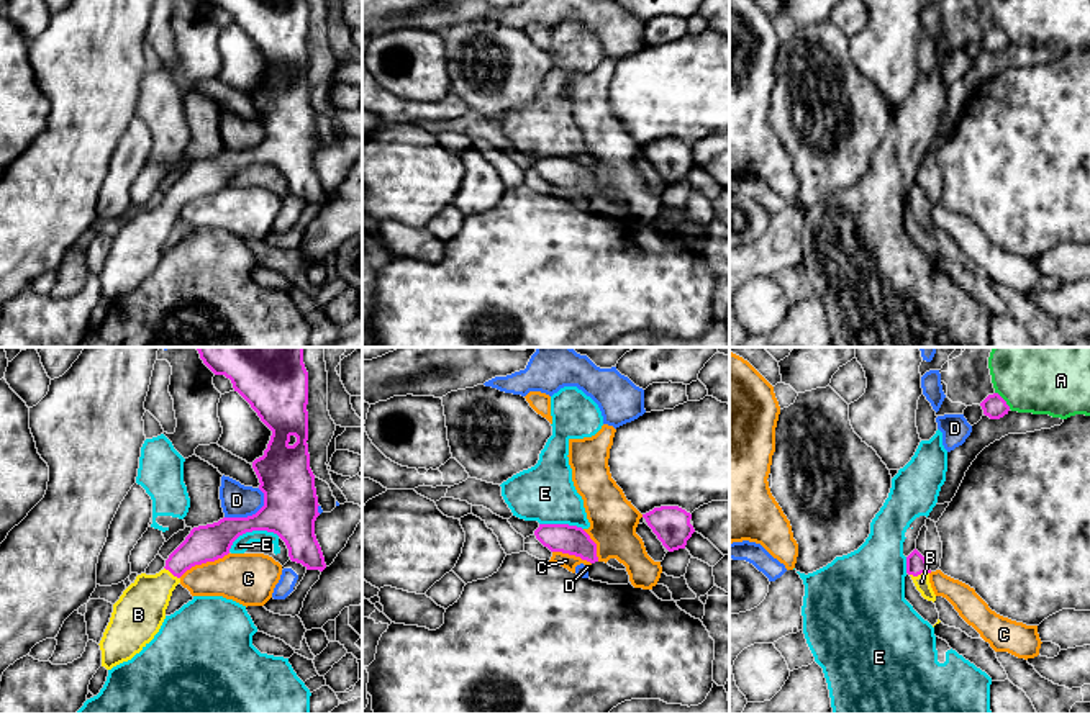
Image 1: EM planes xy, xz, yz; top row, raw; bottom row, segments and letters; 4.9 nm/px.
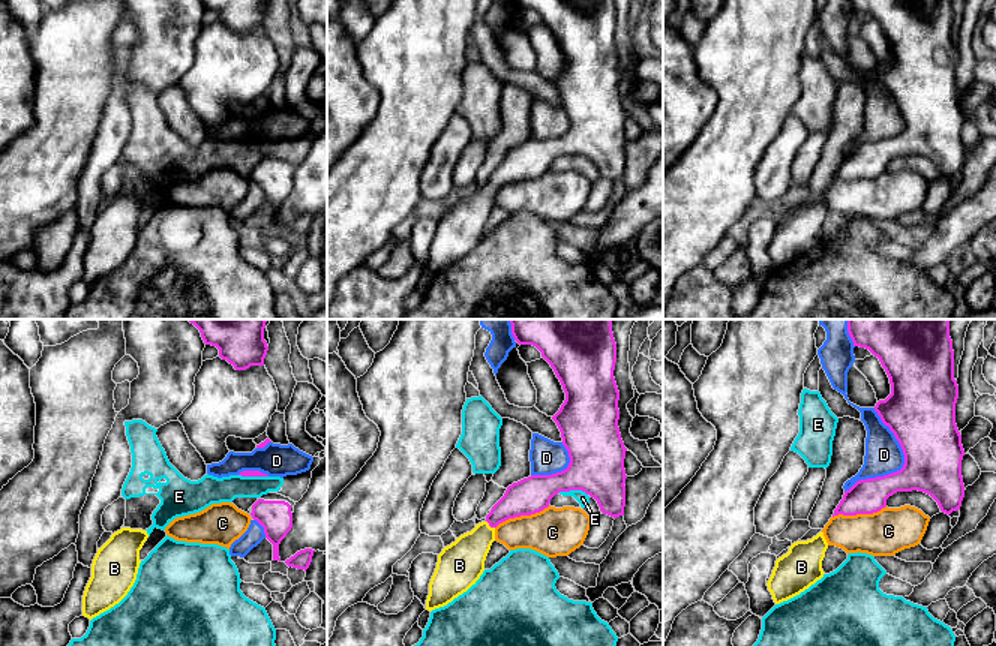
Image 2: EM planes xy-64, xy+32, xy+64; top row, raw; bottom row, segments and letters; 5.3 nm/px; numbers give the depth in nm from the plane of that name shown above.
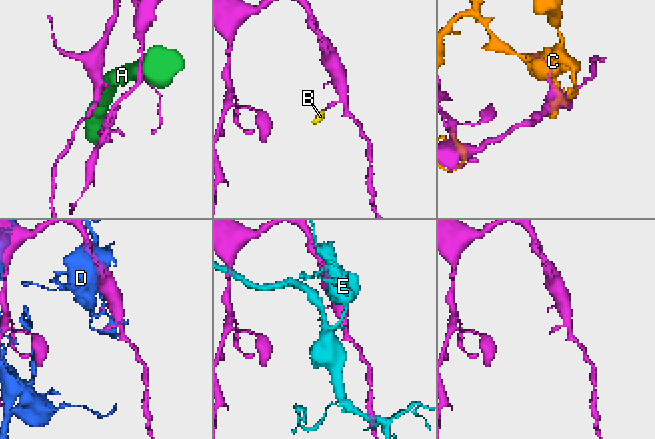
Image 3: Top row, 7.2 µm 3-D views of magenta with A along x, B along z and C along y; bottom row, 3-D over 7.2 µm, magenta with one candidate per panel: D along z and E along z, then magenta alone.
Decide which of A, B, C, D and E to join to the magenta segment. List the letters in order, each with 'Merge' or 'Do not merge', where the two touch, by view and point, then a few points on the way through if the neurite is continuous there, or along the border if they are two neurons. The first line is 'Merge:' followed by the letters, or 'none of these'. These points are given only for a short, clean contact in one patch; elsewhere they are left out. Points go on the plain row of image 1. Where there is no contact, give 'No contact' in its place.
Merge: B
A: Do not merge. Touches magenta at yz (1003, 33)
B: Merge. Touches magenta at yz (918, 207). Path across: yz (917, 197), (918, 207), (921, 215)
C: Do not merge. Touches magenta at xy (204, 195)
D: Do not merge. Touches magenta at xy (249, 149)
E: Do not merge. Touches magenta at xy (251, 164)

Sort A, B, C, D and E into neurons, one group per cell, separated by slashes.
A / B / C / D / E

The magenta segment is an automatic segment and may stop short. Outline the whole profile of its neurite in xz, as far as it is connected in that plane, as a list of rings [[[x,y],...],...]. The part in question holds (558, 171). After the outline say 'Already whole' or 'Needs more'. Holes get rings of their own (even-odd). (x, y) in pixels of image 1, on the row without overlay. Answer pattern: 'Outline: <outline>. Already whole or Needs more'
Outline: [[[539,157],[534,169],[551,185],[575,188],[590,197],[598,195],[597,177],[582,160],[569,157]]]. Already whole

